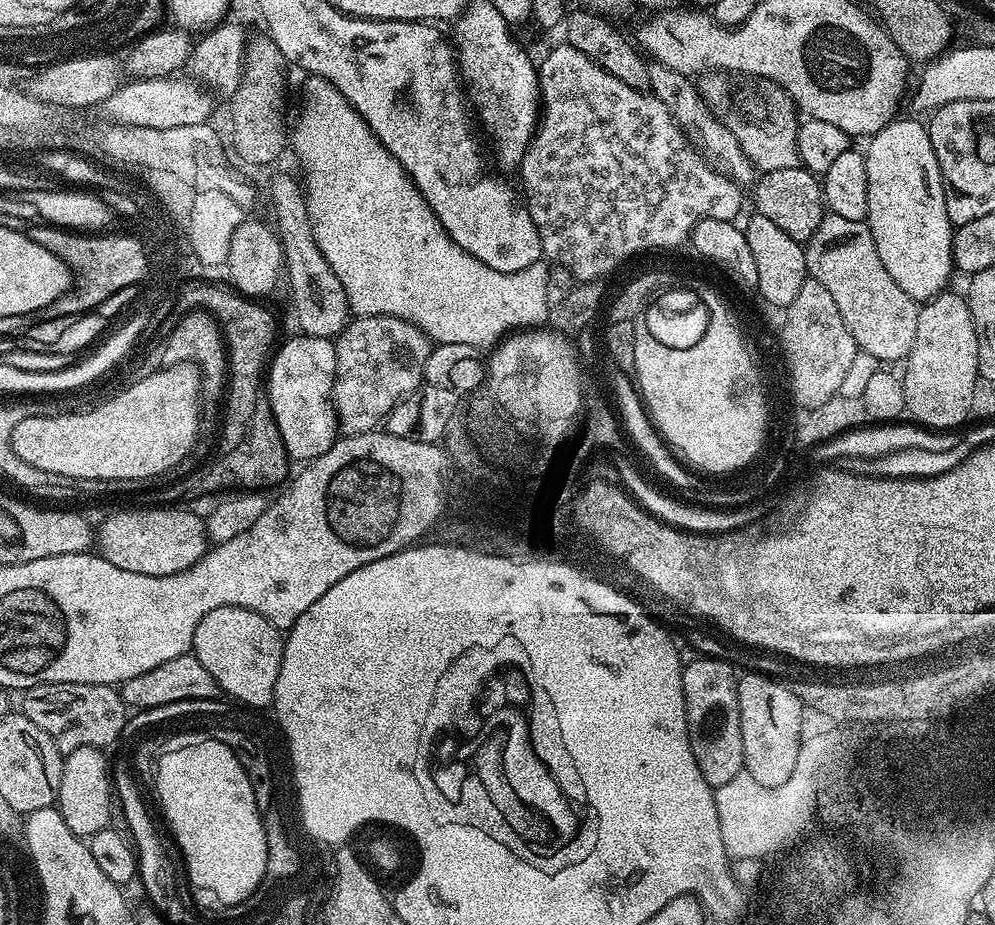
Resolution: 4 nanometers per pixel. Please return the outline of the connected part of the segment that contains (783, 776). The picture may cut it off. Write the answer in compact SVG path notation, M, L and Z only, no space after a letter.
M744 674L739 677L738 702L745 769L754 782L762 782L762 786L782 786L790 777L797 775L796 763L802 759L799 735L802 733L801 725L806 720L804 704L787 689L786 683L763 674Z

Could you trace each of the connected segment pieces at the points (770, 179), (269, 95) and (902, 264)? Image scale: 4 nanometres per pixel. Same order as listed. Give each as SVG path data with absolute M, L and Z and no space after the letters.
M803 166L765 172L755 181L752 190L750 200L756 203L755 211L758 215L762 218L770 218L770 222L774 222L774 226L786 230L786 234L790 234L790 238L801 242L806 242L812 237L814 230L818 230L818 226L826 214L821 181L818 179L817 173L809 172Z
M267 35L260 36L247 41L245 45L244 73L241 76L240 84L234 94L229 97L230 104L230 148L244 162L254 166L264 166L272 163L287 147L288 136L286 128L284 132L284 88L286 86L286 74L288 63L278 46L275 46L272 39Z
M894 118L890 123L876 133L867 141L866 155L866 178L868 179L868 229L872 232L874 238L874 246L878 250L878 258L882 258L882 266L886 266L886 271L890 274L890 278L894 278L894 282L898 282L898 286L902 286L902 290L906 290L906 294L910 294L910 298L917 302L927 302L933 296L940 295L949 287L948 279L954 276L954 265L952 263L952 233L954 226L950 222L950 218L946 214L946 198L944 197L944 183L940 177L940 167L938 166L938 158L934 154L934 146L928 137L928 129L923 123L919 124L916 120L900 120Z

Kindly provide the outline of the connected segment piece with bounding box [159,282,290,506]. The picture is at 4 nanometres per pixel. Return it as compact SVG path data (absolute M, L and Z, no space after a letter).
M204 282L196 288L184 288L178 297L181 309L208 312L224 334L230 373L226 384L226 403L223 405L224 433L220 436L216 457L207 468L200 468L185 480L168 484L161 490L159 503L164 506L188 502L184 500L192 500L195 496L208 496L223 484L245 484L244 488L248 490L267 490L271 484L283 485L290 476L288 451L276 425L272 403L268 396L260 396L260 387L244 384L244 376L240 376L240 372L256 372L256 368L266 368L266 361L273 355L277 343L276 320L260 305L263 303L245 296L227 283L218 283Z

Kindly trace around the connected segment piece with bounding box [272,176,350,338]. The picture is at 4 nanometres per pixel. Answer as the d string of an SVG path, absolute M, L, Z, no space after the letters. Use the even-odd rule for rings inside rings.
M276 176L272 180L272 212L276 215L275 227L284 249L286 280L292 291L292 308L296 311L299 331L306 336L335 338L350 323L348 295L330 268L330 262L314 242L314 230L308 217L308 201L301 181L292 176Z

